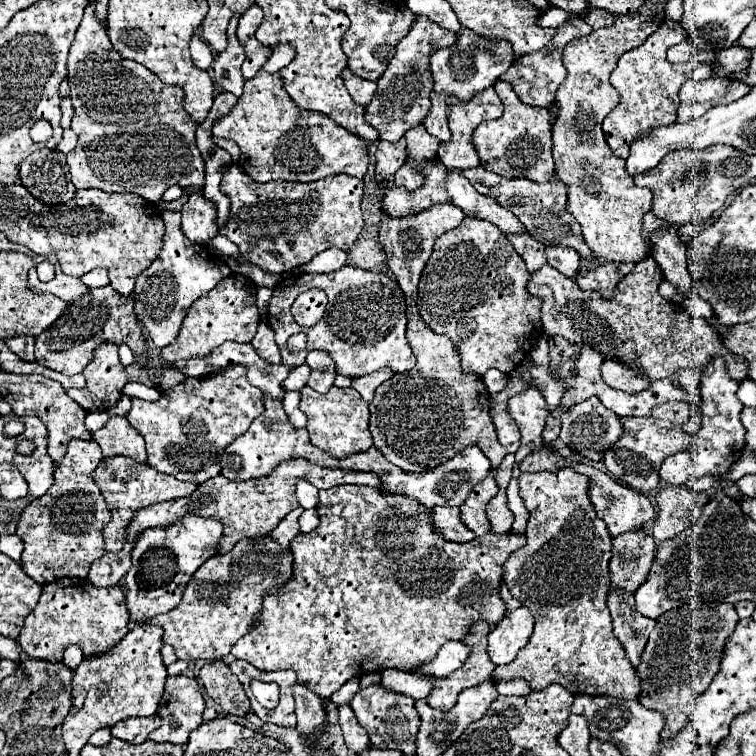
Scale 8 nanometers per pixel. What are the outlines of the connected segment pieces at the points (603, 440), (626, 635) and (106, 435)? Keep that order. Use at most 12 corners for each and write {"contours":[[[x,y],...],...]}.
{"contours":[[[595,397],[561,415],[561,441],[591,461],[623,427]],[[611,591],[615,637],[637,667],[655,621],[635,609],[633,593]],[[125,417],[93,439],[103,457],[123,455],[147,463],[145,441]]]}

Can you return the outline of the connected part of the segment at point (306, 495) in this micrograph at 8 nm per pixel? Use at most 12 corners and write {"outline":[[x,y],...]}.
{"outline":[[307,481],[297,483],[297,499],[303,509],[313,509],[317,489]]}

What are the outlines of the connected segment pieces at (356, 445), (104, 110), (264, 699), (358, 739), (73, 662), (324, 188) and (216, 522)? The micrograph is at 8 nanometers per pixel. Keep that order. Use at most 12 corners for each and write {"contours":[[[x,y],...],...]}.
{"contours":[[[301,389],[311,443],[337,459],[371,449],[353,389]],[[95,1],[69,51],[77,189],[215,205],[183,89],[119,57]],[[253,679],[251,691],[265,709],[278,705],[279,689]],[[349,705],[339,707],[345,745],[361,753],[371,747],[367,731]],[[75,645],[67,647],[63,665],[71,671],[83,661],[83,653]],[[223,173],[227,239],[291,271],[363,229],[363,179]],[[221,519],[143,531],[123,577],[131,623],[171,611],[217,553]]]}

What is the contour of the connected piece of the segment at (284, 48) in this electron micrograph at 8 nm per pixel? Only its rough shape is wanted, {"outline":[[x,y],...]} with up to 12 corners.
{"outline":[[279,44],[263,65],[267,73],[277,73],[295,57],[289,44]]}

